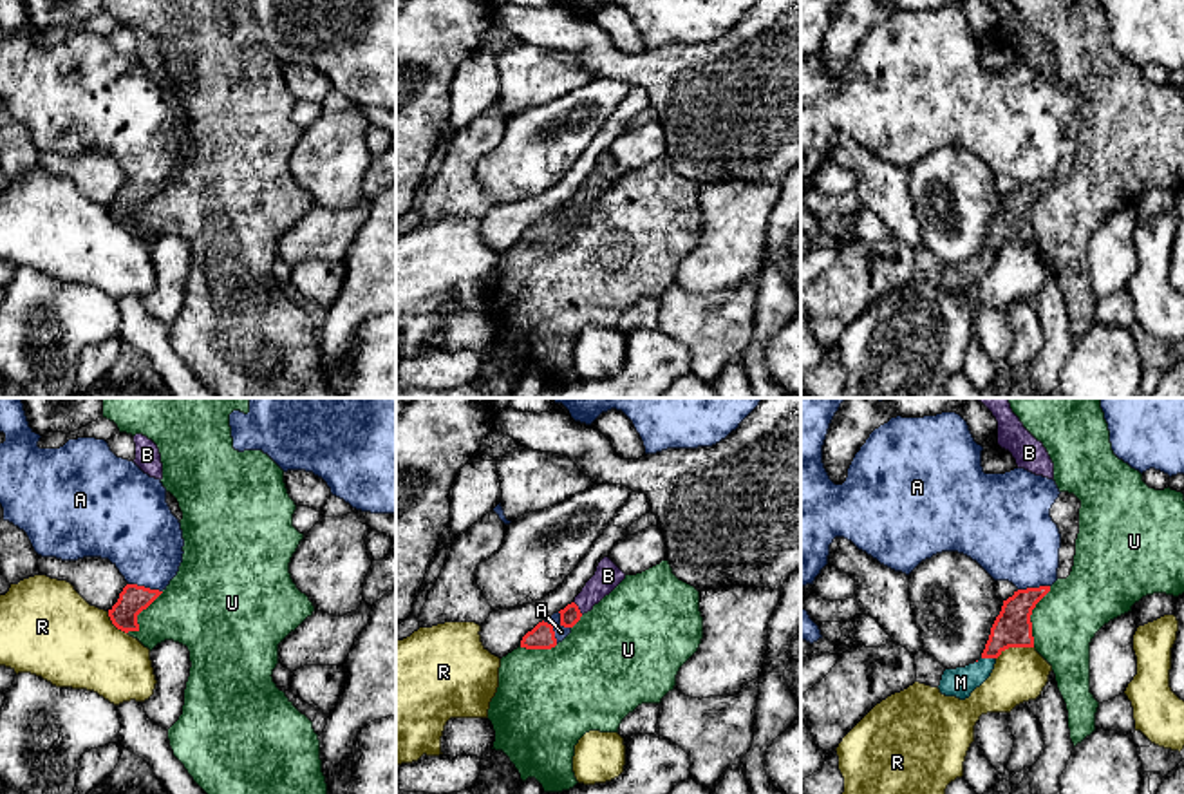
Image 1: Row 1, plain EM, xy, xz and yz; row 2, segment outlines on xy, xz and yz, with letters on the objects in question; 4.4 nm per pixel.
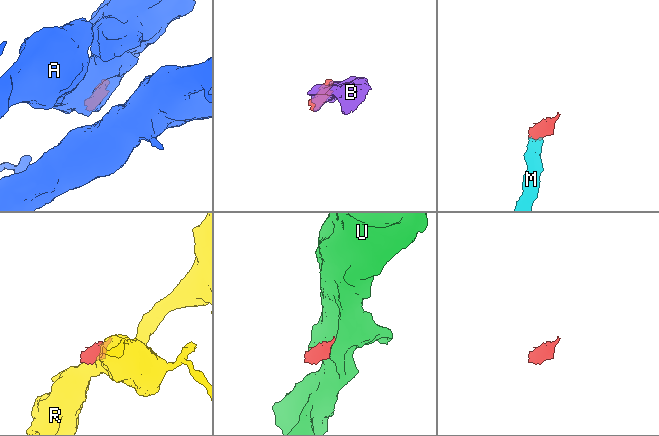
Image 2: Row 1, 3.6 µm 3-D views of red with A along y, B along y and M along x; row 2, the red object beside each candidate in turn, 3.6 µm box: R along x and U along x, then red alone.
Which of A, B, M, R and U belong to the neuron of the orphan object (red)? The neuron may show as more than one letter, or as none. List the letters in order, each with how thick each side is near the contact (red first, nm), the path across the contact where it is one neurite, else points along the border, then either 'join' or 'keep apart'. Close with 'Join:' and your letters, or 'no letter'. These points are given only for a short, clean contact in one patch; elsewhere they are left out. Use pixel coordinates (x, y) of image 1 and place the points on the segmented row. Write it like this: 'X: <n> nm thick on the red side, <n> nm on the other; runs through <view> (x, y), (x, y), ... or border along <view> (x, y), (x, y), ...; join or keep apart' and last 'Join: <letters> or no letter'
A: 120 nm thick on the red side, 360 nm on the other; border along xy (129, 583), (161, 592); keep apart
B: 90 nm thick on the red side, 120 nm on the other; runs through xz (570, 615), (577, 608), (608, 576); join
M: 170 nm thick on the red side, 140 nm on the other; runs through yz (1013, 628), (993, 648), (989, 657), (960, 682); join
R: 170 nm thick on the red side, 240 nm on the other; keep apart
U: 170 nm thick on the red side, 280 nm on the other; keep apart
Join: B, M

